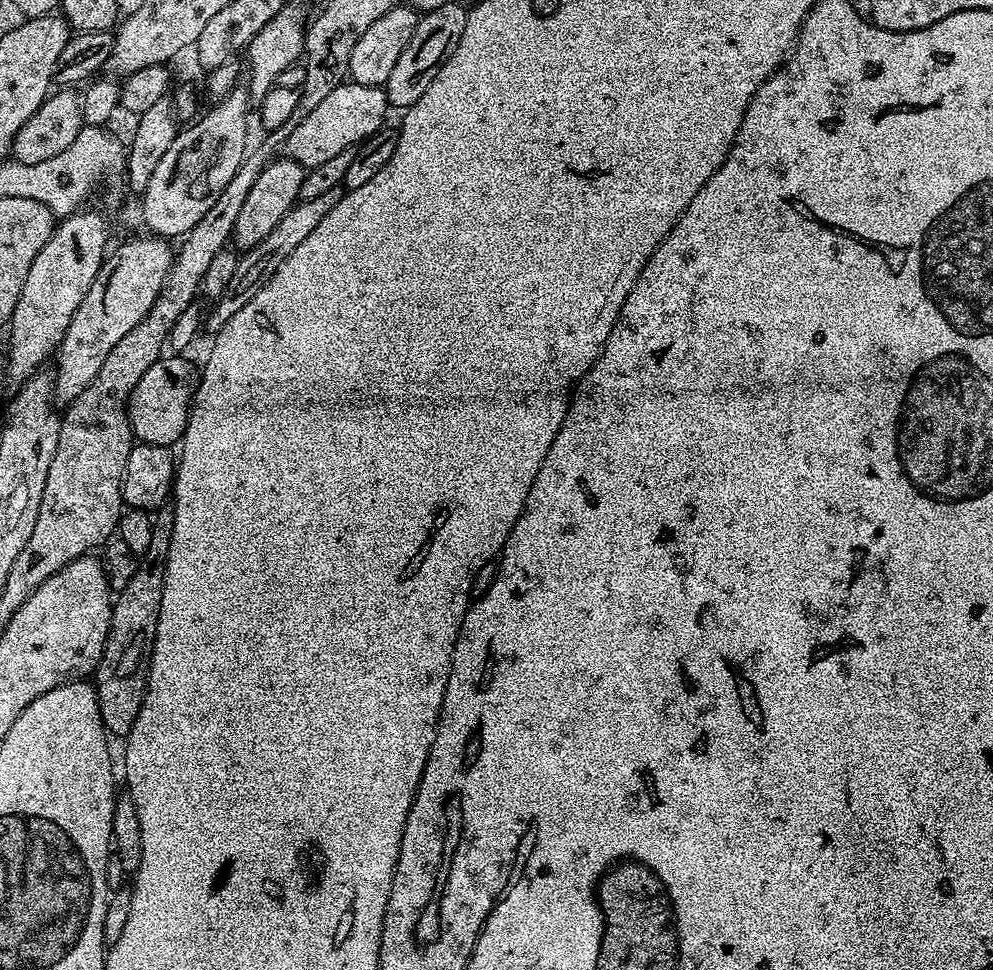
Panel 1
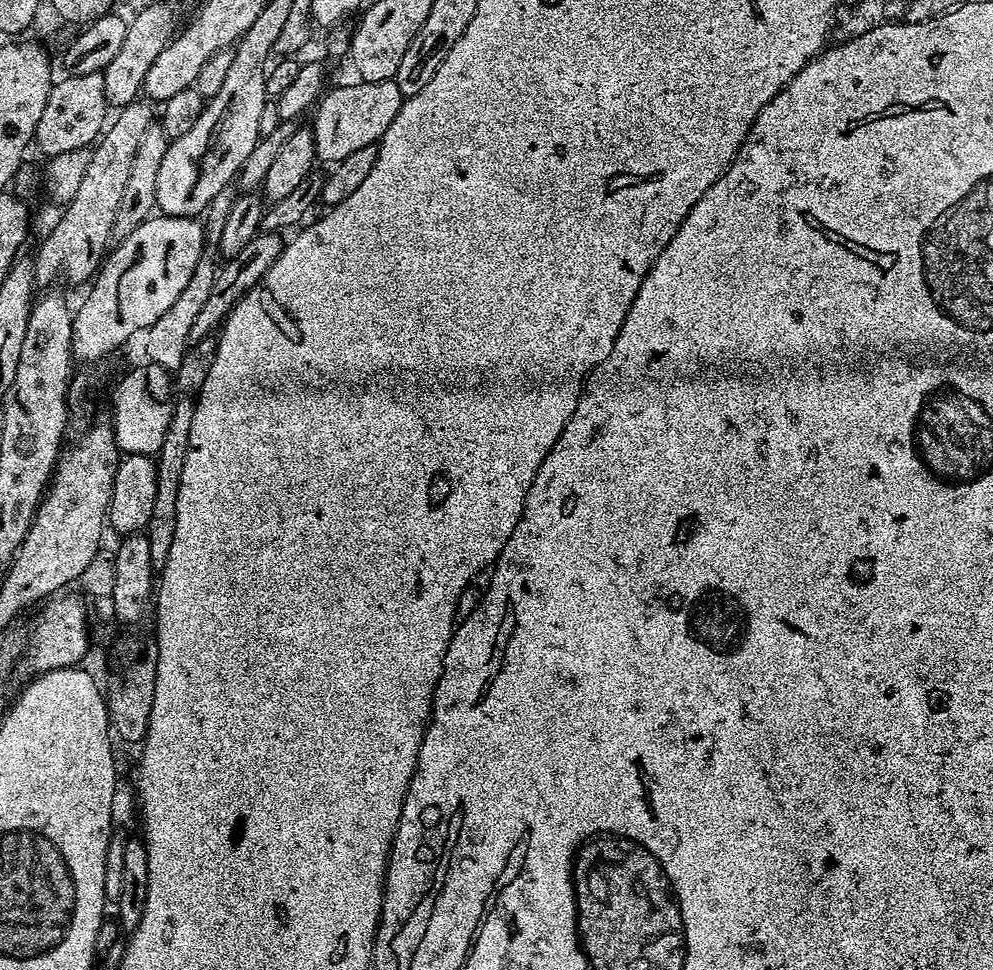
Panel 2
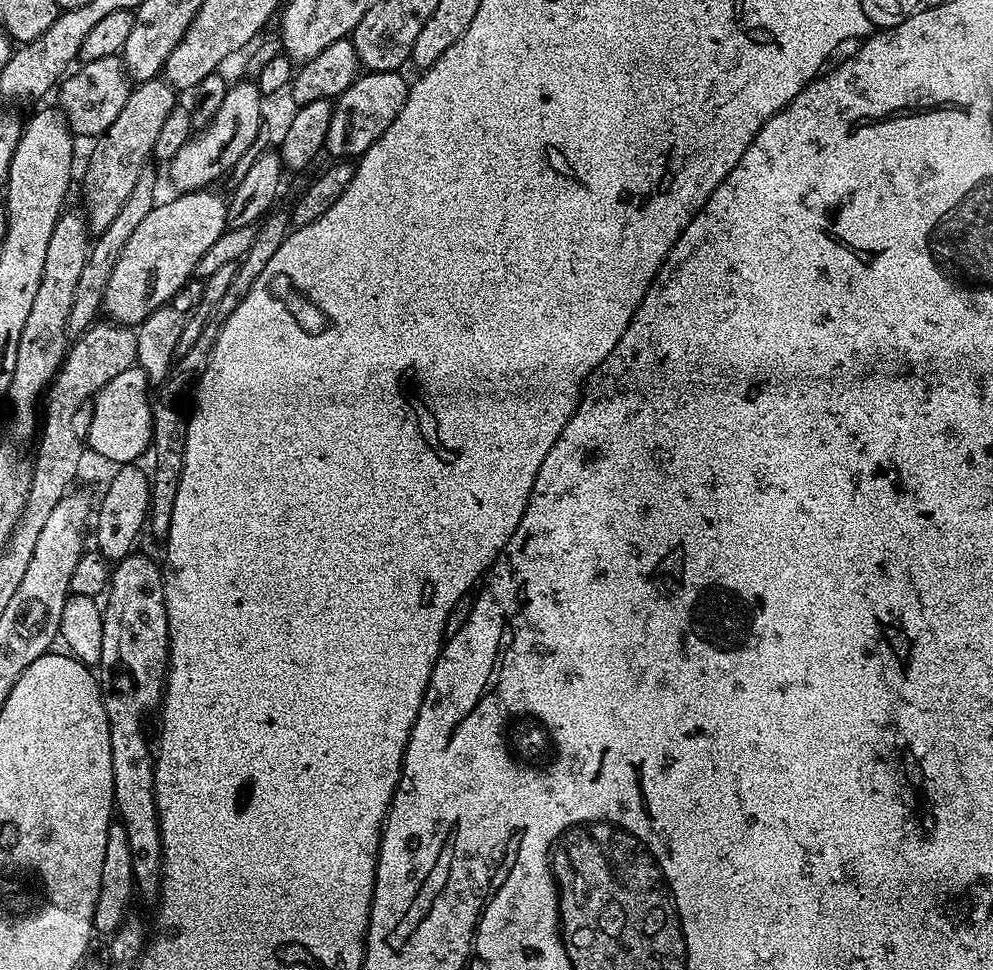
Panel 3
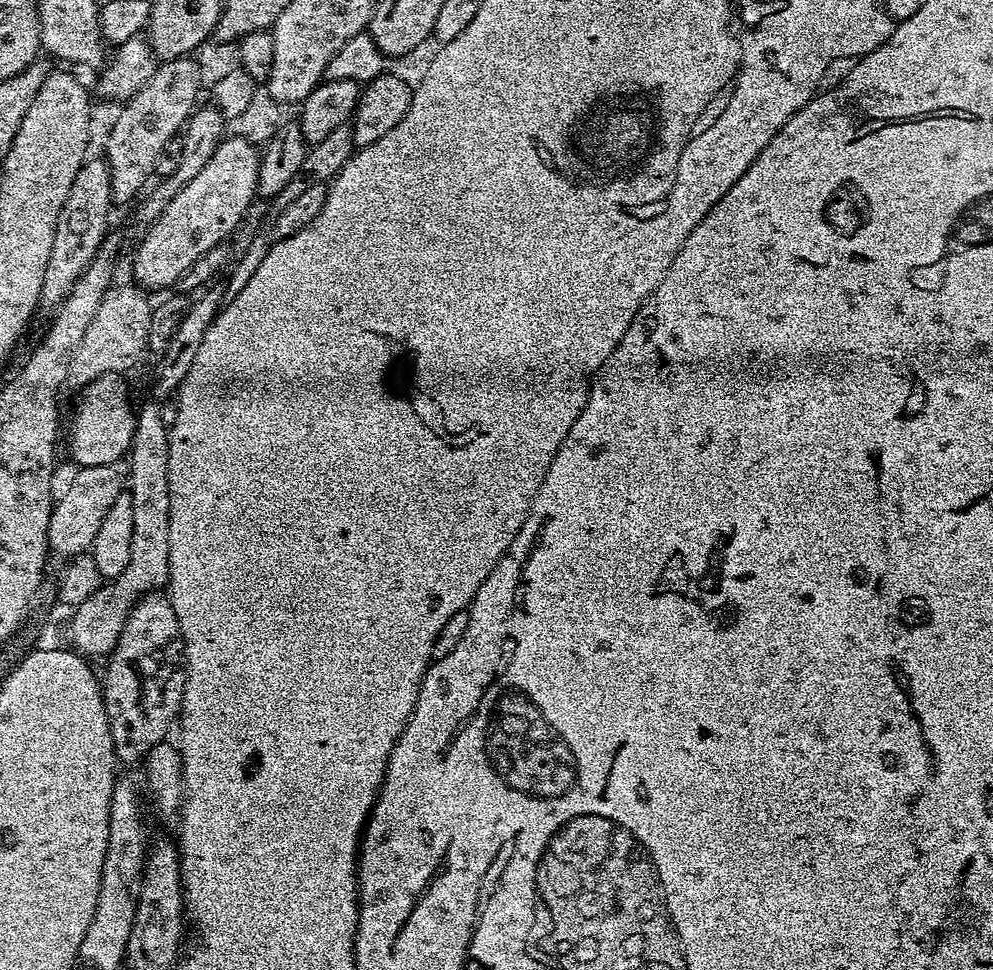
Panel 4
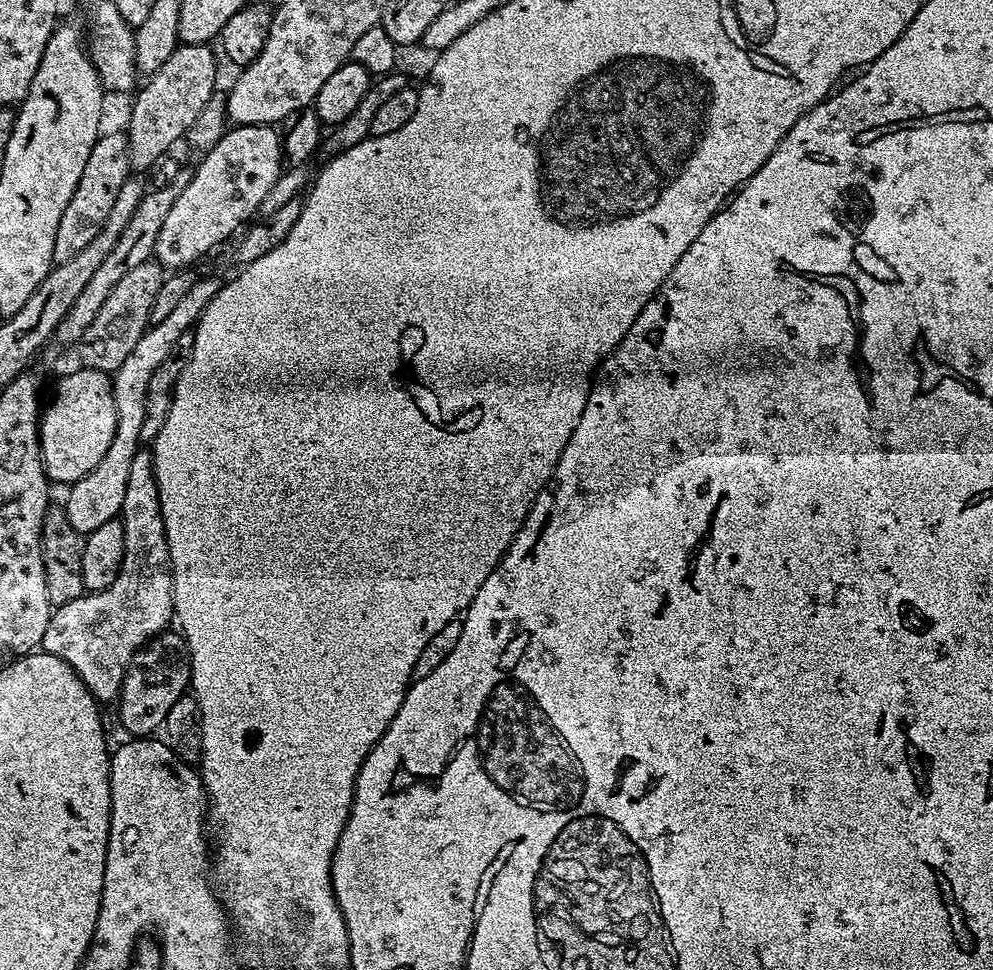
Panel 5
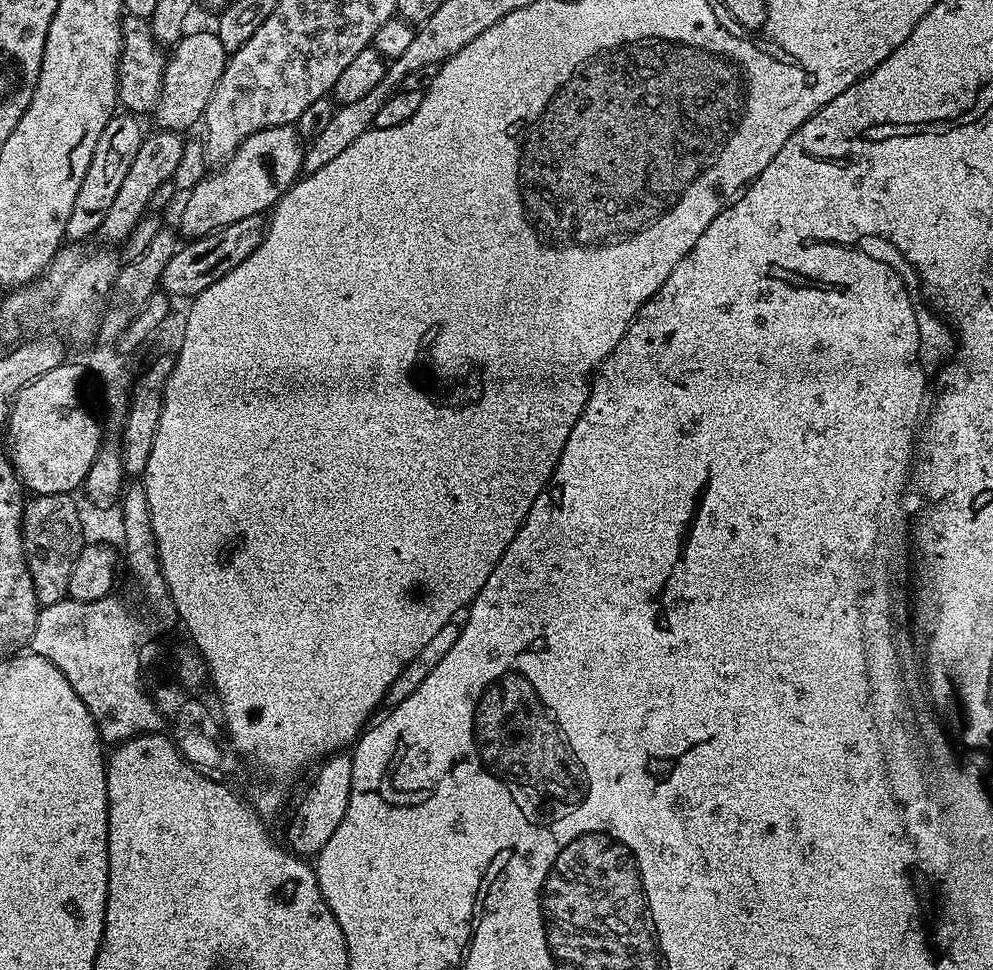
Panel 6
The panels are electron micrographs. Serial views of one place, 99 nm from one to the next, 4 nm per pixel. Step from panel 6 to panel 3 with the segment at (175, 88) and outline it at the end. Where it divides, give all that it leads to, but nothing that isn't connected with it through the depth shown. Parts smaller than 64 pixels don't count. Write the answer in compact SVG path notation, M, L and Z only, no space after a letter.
M141 80L129 91L126 106L122 106L122 114L110 122L110 126L95 141L92 153L88 156L88 169L84 172L84 205L88 227L93 233L105 232L118 218L118 210L130 198L138 174L153 159L154 142L162 130L162 122L166 122L170 110L178 106L177 89L167 80Z

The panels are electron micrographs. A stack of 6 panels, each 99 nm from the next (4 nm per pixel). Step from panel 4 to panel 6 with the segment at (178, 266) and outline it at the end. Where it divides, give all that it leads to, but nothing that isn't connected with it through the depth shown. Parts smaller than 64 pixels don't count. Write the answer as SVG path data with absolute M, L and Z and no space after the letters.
M290 124L258 130L241 142L232 157L204 175L187 193L188 201L180 212L180 228L185 237L205 236L242 218L267 213L301 175L305 145L300 144L296 130Z

